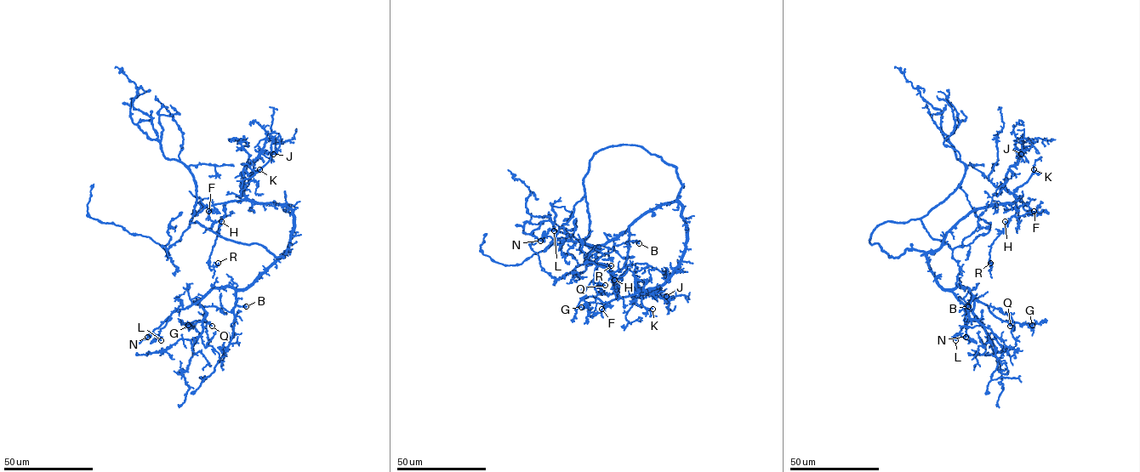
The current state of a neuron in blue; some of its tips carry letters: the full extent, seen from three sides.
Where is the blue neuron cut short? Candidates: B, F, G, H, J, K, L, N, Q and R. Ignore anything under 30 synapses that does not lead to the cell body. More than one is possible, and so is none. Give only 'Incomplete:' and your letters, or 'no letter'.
Incomplete: no letter

